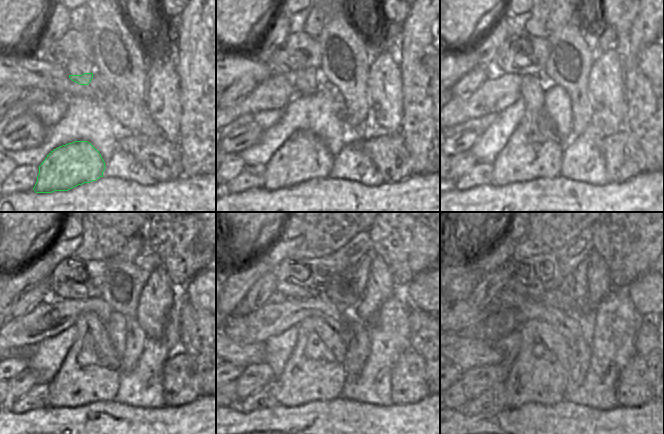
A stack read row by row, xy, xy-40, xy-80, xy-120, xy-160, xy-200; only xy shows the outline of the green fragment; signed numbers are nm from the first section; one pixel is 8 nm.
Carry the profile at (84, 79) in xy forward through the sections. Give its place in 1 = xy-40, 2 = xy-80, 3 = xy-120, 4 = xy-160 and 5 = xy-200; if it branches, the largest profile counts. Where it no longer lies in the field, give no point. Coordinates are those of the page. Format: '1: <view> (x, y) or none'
1: xy-40 (306, 84)
2: xy-80 (534, 151)
3: xy-120 (91, 371)
4: xy-160 (314, 372)
5: xy-200 (539, 374)

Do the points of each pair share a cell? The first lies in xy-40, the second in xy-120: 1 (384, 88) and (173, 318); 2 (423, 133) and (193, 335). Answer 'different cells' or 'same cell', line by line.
1: different cells
2: same cell

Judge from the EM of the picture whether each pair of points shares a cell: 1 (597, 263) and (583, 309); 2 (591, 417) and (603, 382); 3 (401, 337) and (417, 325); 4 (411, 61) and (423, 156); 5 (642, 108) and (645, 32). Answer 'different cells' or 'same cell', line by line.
1: same cell
2: different cells
3: different cells
4: same cell
5: same cell

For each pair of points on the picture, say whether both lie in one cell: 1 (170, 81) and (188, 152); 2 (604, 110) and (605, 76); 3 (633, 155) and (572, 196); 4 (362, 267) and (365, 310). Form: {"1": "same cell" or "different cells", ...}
{"1": "different cells", "2": "same cell", "3": "different cells", "4": "different cells"}

